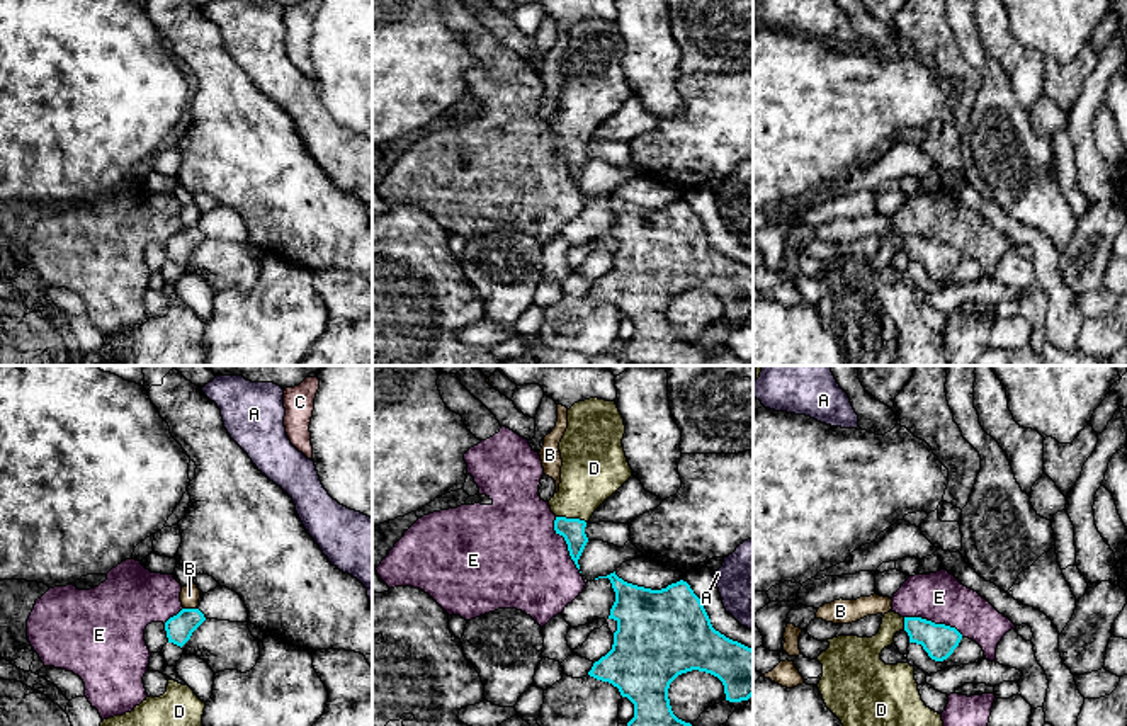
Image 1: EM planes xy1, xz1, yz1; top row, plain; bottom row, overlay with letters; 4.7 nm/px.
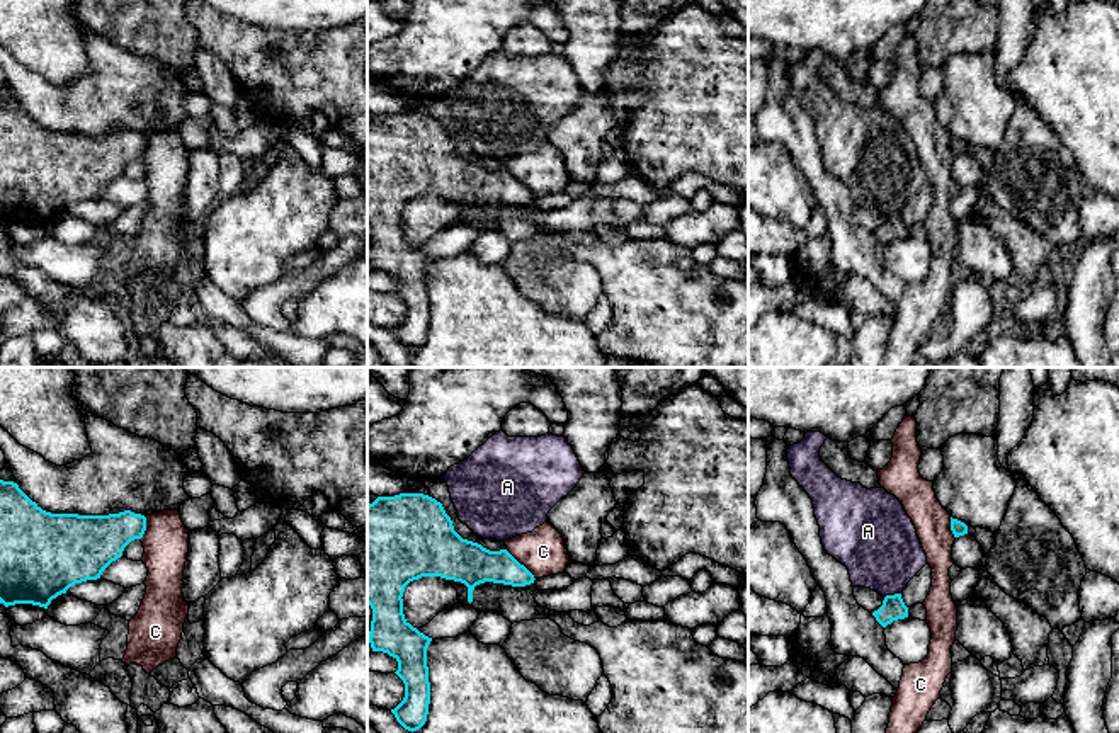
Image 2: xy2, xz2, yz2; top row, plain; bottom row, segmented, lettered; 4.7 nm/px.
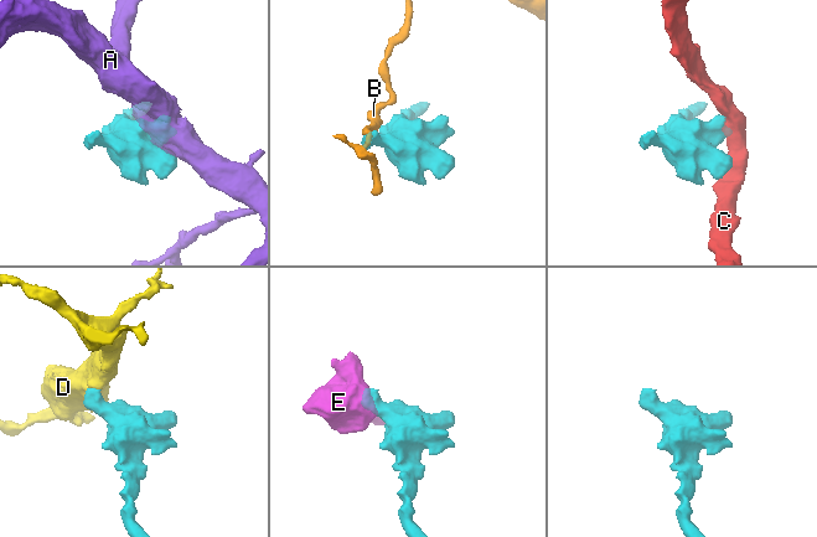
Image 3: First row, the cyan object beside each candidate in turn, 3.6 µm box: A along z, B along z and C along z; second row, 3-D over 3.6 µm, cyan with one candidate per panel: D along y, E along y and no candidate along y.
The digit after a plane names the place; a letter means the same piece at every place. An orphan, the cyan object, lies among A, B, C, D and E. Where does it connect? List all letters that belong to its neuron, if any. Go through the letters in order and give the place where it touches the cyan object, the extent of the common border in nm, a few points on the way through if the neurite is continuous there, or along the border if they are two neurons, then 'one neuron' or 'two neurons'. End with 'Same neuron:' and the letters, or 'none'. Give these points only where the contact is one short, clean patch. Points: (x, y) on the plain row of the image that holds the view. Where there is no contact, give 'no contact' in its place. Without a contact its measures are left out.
A: contact yz2 (891, 215); length 80 nm; two neurons
B: contact xy1 (191, 228); length 60 nm; border xy1 (184, 226), (196, 228); two neurons
C: contact xz2 (519, 182); length 200 nm; border xz2 (505, 169), (534, 198); two neurons
D: contact xz1 (571, 138); length 150 nm; way xz1 (571, 148), (571, 138), (573, 123), (592, 90); one neuron
E: contact yz1 (934, 242); length 300 nm; border yz1 (905, 235), (920, 235), (949, 243), (962, 255); two neurons
Same neuron: D

